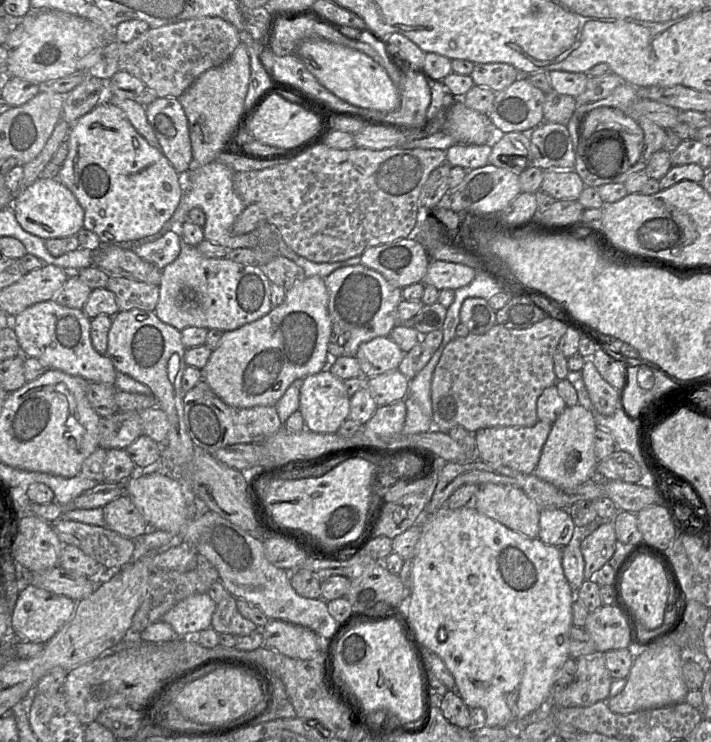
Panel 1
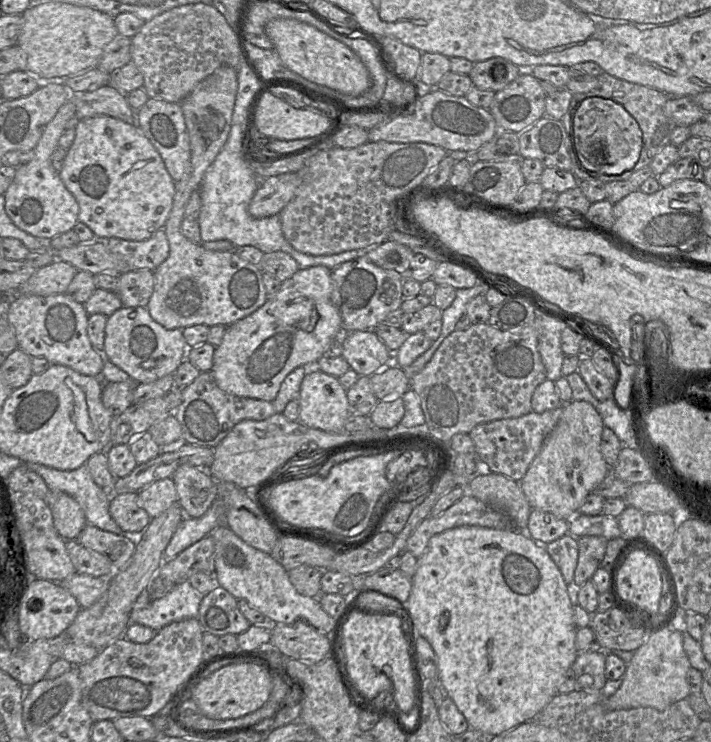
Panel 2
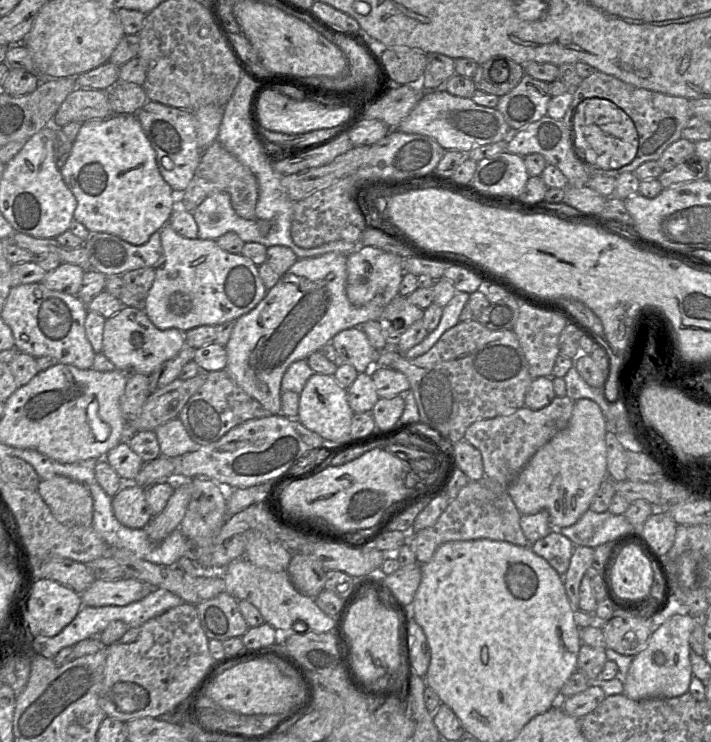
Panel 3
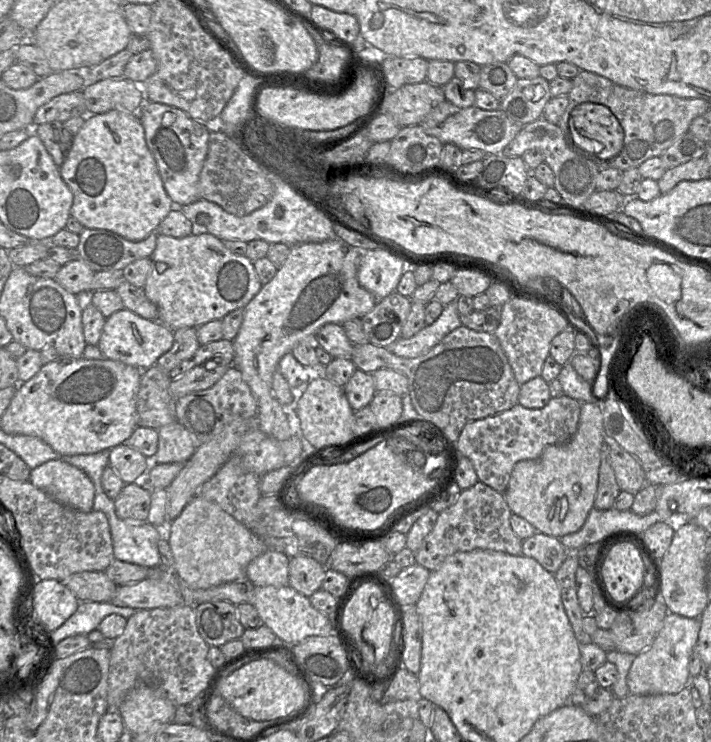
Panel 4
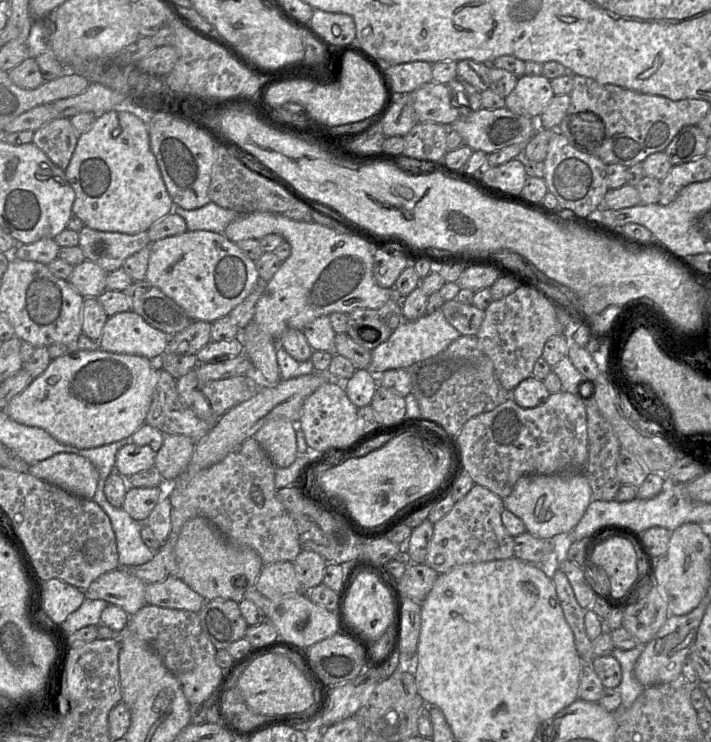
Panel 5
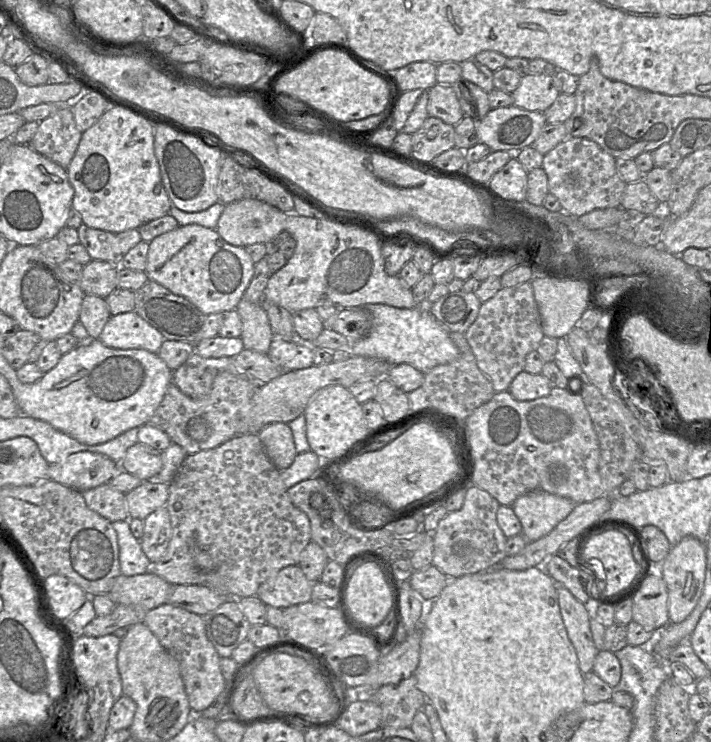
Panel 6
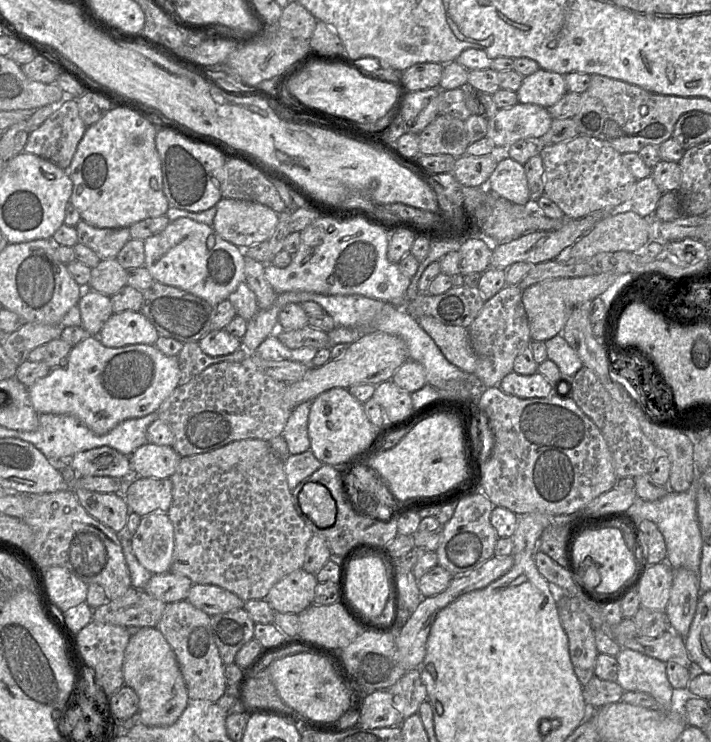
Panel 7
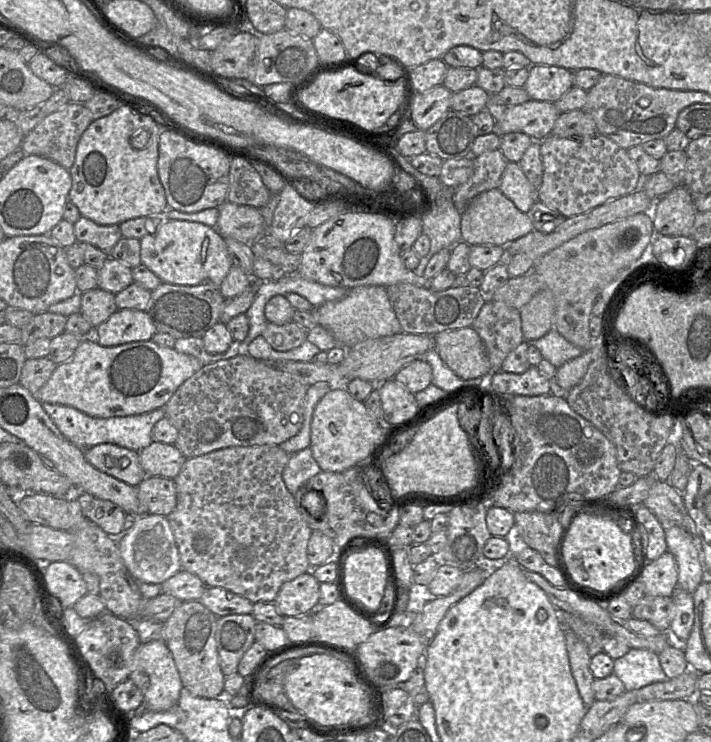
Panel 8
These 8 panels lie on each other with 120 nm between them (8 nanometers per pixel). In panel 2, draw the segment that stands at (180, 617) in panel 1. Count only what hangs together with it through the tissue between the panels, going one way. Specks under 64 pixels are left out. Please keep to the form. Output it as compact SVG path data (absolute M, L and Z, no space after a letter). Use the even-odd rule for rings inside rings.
M188 582L176 585L168 594L150 603L143 609L131 610L130 623L137 623L155 631L189 618L198 618L201 595Z

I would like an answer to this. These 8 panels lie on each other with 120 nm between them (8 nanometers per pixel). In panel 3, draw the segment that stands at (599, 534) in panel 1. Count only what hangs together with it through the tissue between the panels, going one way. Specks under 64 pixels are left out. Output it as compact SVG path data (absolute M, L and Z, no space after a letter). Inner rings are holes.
M575 546L567 572L563 576L565 590L573 611L579 610L579 590L582 578L591 572L594 548Z

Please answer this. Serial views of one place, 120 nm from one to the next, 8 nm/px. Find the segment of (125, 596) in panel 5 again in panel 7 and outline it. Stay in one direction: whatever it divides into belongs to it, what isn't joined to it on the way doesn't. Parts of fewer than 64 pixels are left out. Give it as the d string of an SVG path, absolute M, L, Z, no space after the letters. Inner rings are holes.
M168 571L152 574L143 590L167 604L186 600L192 585L193 582L188 577Z

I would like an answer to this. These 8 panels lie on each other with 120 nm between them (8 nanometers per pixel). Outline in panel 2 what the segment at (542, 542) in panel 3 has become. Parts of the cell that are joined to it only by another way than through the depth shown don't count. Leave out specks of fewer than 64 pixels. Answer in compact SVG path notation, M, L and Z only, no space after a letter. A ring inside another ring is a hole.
M571 534L543 545L560 569L567 585L573 588L574 572L578 561L578 538Z

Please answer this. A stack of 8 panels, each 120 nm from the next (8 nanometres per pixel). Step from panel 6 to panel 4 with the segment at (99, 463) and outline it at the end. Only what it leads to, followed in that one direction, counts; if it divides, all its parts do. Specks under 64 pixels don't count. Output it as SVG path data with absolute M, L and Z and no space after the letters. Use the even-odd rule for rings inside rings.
M49 460L30 471L29 481L59 503L81 512L93 510L95 488L85 472L62 460Z

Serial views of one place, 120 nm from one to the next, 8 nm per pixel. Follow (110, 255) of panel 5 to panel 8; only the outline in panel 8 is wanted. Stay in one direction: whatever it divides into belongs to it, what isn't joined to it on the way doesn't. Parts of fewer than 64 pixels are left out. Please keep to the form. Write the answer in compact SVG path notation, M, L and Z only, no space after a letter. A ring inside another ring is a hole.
M81 216L74 223L77 243L89 243L109 253L123 237L119 225L100 225Z

